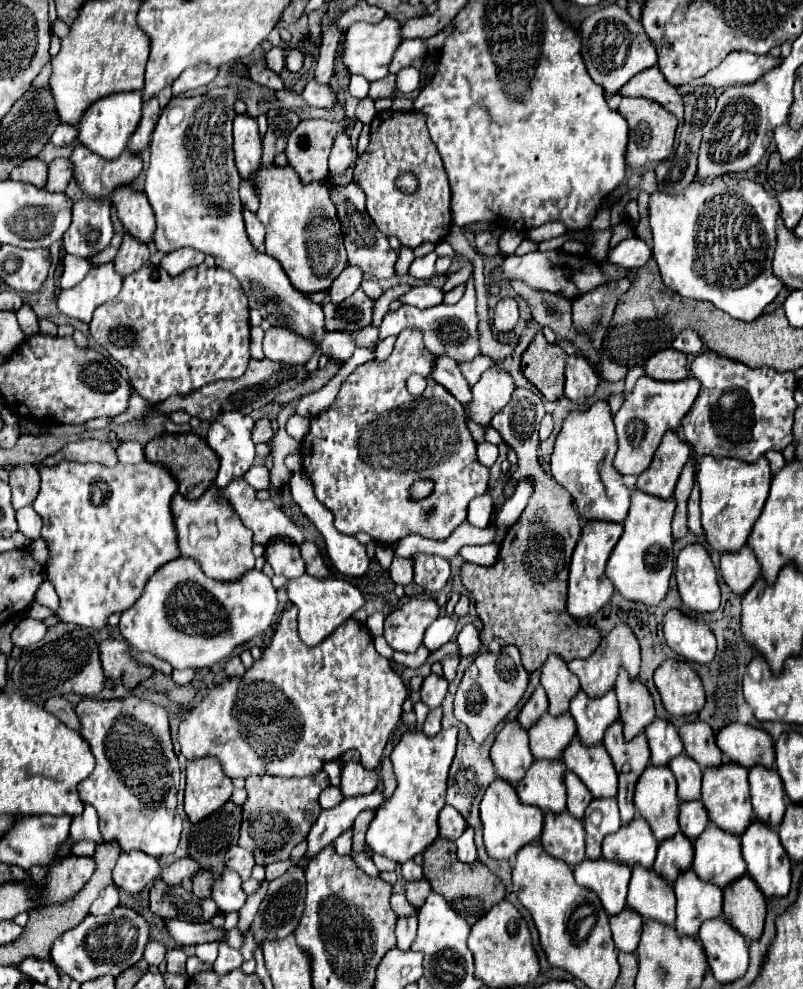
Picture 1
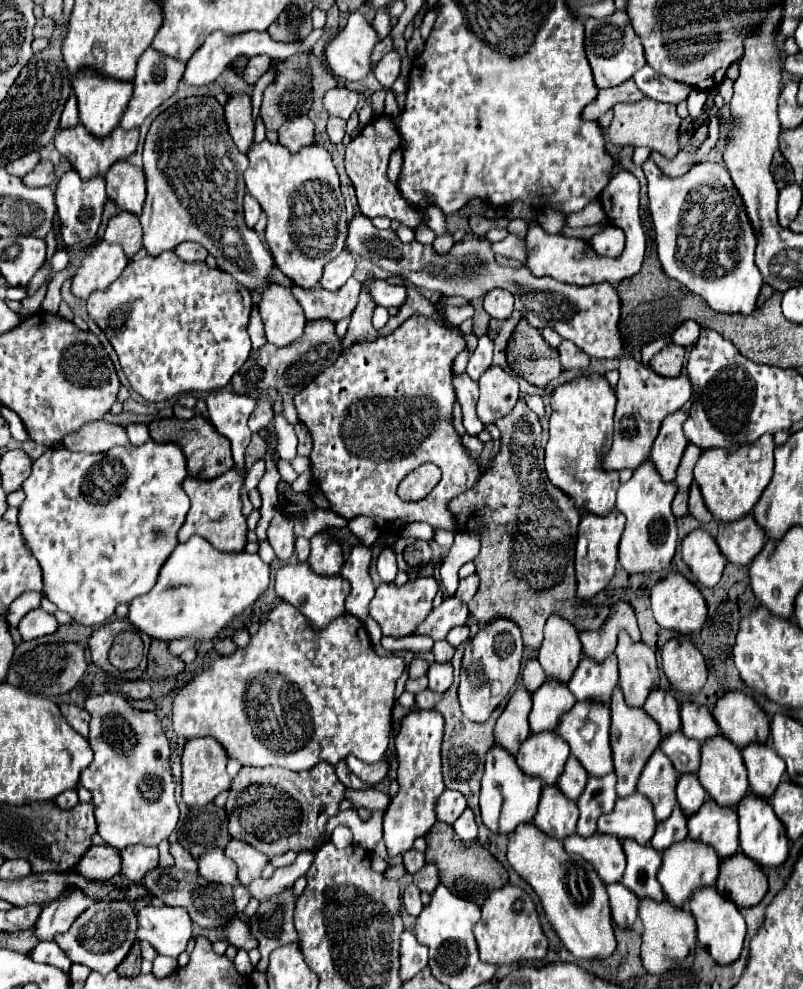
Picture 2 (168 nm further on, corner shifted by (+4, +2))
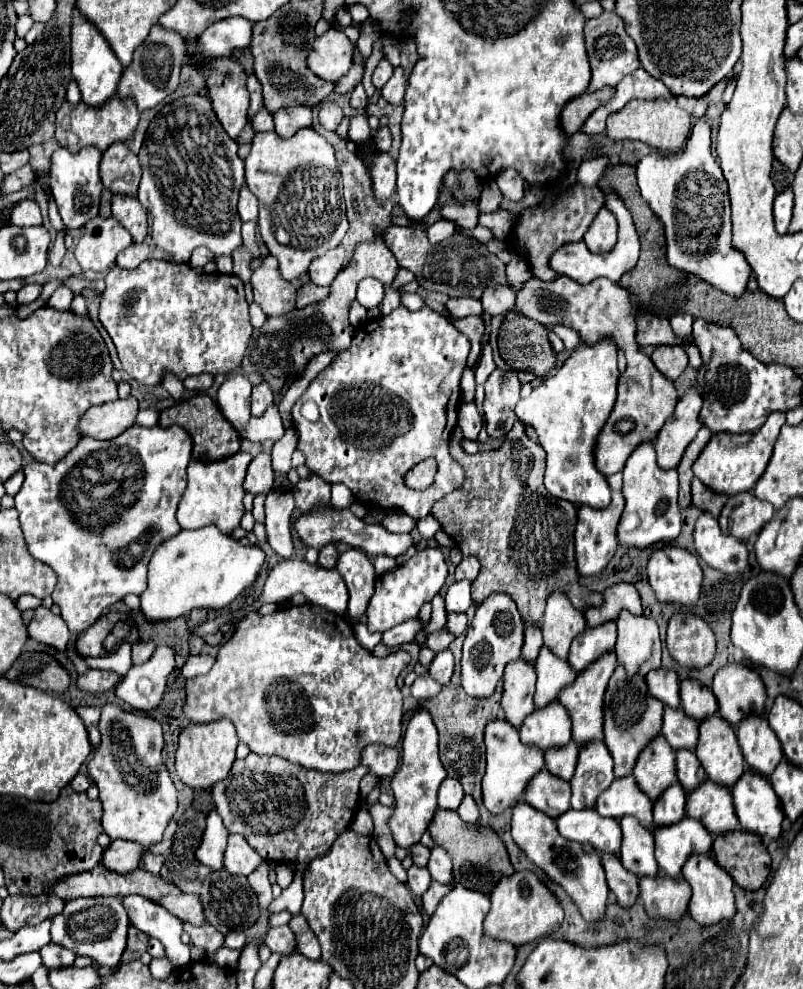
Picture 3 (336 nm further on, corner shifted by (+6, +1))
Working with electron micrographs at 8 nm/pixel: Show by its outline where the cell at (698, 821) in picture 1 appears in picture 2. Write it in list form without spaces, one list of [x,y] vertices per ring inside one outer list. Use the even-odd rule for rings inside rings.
[[[681,774],[679,776],[679,784],[677,784],[677,800],[679,806],[687,812],[687,816],[695,814],[701,804],[705,802],[707,792],[701,786],[701,782],[697,780],[697,774]]]

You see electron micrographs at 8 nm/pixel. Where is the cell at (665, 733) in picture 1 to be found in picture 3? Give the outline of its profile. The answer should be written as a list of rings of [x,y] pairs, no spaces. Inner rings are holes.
[[[657,669],[647,673],[647,687],[649,695],[659,699],[665,707],[679,709],[679,681],[675,671]]]

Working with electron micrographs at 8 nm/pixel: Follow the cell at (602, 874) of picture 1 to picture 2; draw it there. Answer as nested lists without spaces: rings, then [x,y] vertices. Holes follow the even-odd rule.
[[[575,832],[567,836],[563,844],[571,854],[581,854],[583,858],[587,858],[587,862],[597,868],[597,874],[605,884],[621,880],[621,874],[625,870],[625,852],[617,836],[595,832],[583,838]]]

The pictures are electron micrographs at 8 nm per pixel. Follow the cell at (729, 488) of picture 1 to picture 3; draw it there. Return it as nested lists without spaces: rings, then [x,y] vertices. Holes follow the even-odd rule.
[[[775,411],[775,415],[769,415],[767,423],[759,431],[755,431],[755,435],[725,433],[725,435],[711,437],[711,441],[705,445],[705,449],[693,463],[695,477],[699,477],[701,483],[705,487],[709,487],[711,491],[715,491],[719,495],[727,495],[727,497],[739,495],[743,491],[753,491],[755,483],[767,469],[767,463],[773,455],[773,445],[777,441],[779,429],[783,425],[785,425],[785,413]]]

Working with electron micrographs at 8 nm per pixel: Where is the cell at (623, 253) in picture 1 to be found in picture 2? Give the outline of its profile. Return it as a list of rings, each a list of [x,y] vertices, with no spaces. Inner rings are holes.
[[[607,224],[601,232],[597,232],[591,238],[591,246],[601,256],[617,258],[621,254],[621,250],[625,248],[625,234],[623,234],[621,228]]]

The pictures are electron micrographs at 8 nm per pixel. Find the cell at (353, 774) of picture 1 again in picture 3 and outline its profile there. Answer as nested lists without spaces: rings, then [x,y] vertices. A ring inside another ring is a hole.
[[[369,745],[363,755],[359,765],[367,767],[371,775],[377,777],[393,777],[393,773],[397,771],[397,763],[399,763],[399,749],[391,747],[383,747],[383,745]]]

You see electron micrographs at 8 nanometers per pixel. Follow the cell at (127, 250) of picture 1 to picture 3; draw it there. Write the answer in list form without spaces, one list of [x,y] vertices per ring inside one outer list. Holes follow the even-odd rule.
[[[113,195],[113,217],[131,233],[133,243],[143,243],[147,235],[147,215],[137,197]]]

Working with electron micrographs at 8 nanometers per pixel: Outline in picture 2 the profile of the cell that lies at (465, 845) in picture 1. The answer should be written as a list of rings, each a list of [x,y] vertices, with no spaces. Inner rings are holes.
[[[467,806],[465,812],[457,818],[457,822],[453,824],[455,828],[455,834],[461,842],[473,842],[477,838],[477,822],[475,822],[475,816],[471,812],[471,808]]]

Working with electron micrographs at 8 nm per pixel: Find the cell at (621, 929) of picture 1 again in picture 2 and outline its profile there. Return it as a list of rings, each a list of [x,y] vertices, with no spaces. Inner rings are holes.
[[[613,882],[607,884],[607,892],[611,898],[611,914],[613,914],[613,922],[619,928],[627,928],[633,926],[635,918],[637,918],[637,908],[639,908],[639,898],[625,888],[621,882]]]

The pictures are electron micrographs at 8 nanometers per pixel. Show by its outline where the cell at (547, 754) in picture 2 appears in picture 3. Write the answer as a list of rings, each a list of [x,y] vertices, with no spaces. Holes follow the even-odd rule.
[[[559,701],[545,709],[533,711],[519,729],[523,745],[539,747],[539,751],[549,751],[551,747],[563,747],[571,741],[571,719]]]

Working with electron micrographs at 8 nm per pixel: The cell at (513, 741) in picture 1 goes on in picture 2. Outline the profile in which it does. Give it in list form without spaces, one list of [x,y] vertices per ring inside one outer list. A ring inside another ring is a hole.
[[[519,684],[517,690],[511,694],[503,714],[497,720],[495,726],[495,742],[501,742],[505,750],[517,752],[521,742],[531,734],[529,728],[529,712],[531,712],[531,692]]]

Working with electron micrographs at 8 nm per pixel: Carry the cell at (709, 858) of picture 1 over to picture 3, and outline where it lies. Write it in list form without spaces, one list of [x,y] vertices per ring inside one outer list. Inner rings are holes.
[[[705,781],[687,795],[685,811],[689,819],[699,819],[713,837],[737,829],[731,791],[711,781]]]

